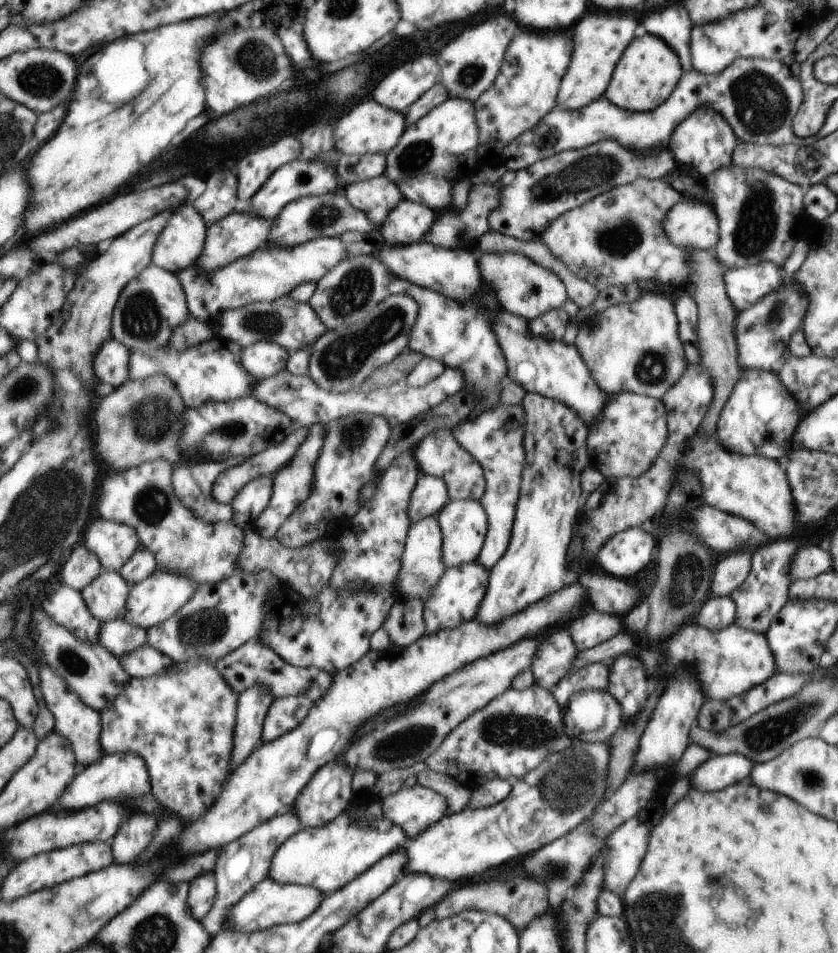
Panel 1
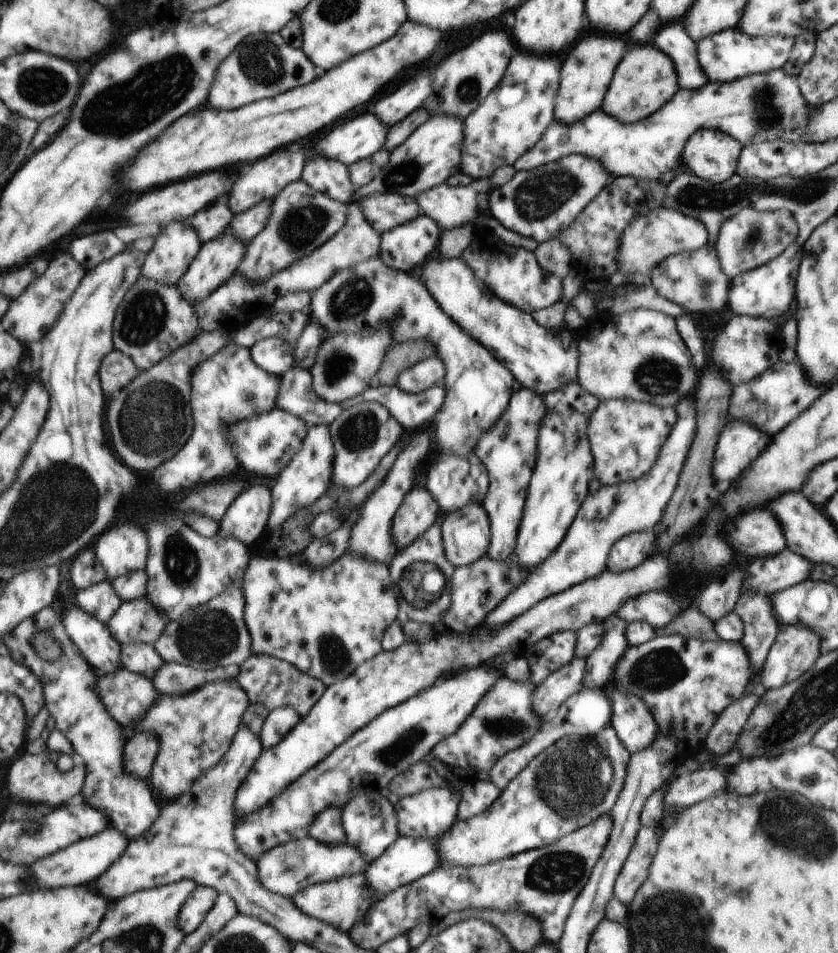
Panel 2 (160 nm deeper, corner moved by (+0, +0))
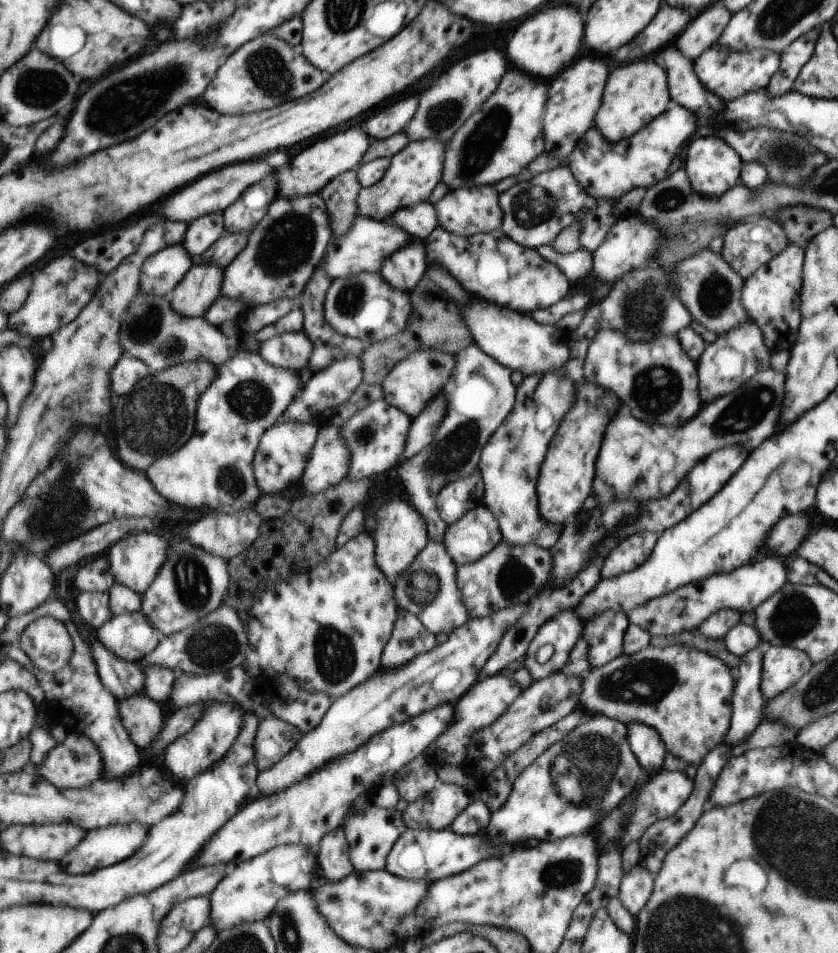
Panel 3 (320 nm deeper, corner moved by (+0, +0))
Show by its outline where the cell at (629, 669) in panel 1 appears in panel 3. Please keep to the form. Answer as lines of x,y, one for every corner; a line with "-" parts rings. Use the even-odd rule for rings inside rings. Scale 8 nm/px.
628,723
628,742
640,766
647,773
655,773
661,769
665,750
663,741
654,728
641,723

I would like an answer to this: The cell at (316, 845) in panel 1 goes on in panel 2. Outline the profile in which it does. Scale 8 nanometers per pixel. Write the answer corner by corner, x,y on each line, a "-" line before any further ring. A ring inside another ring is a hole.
305,836
305,838
279,844
277,848
269,850
269,854
263,854
257,860
261,884
267,890
273,890
285,897
293,897
297,892
301,892
313,884
329,882
364,872
367,864
363,854
359,854
359,850
355,846
351,846
348,841
345,844
331,846
331,844
325,844
313,836

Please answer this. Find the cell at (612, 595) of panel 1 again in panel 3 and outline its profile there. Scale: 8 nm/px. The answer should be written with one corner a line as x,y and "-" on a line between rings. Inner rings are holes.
780,557
761,558
757,562
748,562
728,573
714,574
703,581
689,583
667,594
652,598
641,606
629,611
629,623
640,626
650,636
671,637
686,631
698,629
710,615
729,609
738,612
753,612
767,597
787,582
786,569

